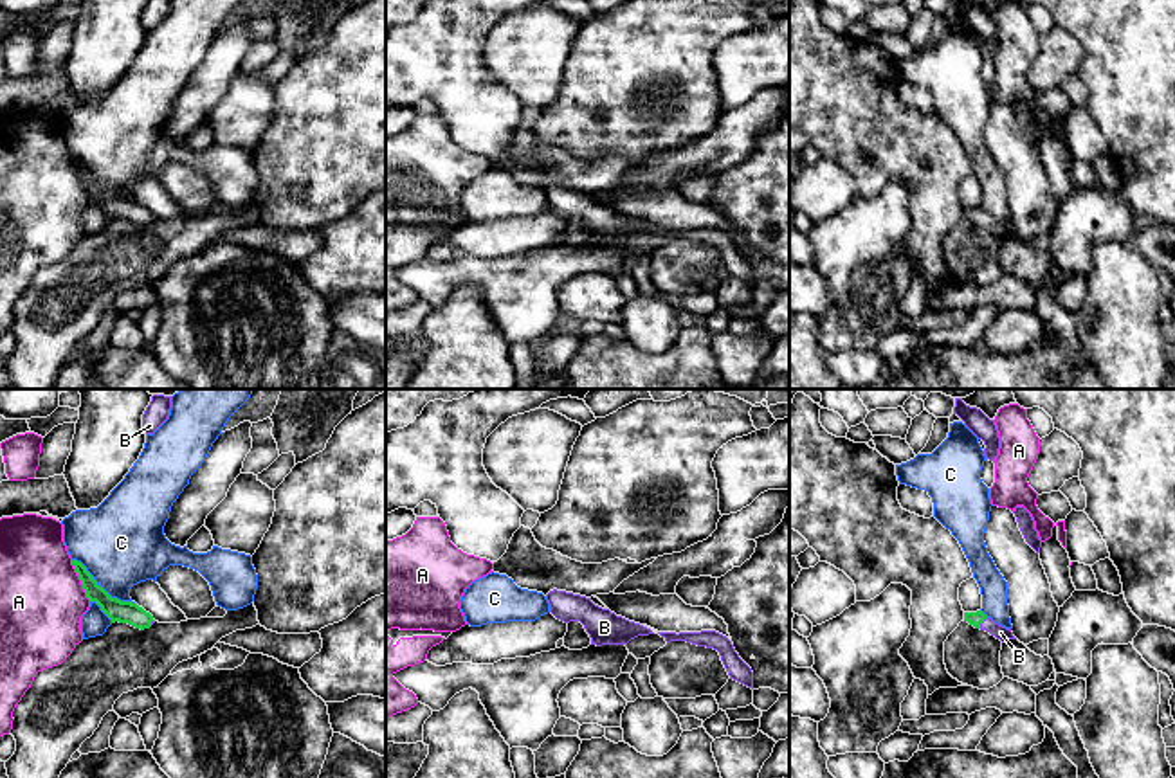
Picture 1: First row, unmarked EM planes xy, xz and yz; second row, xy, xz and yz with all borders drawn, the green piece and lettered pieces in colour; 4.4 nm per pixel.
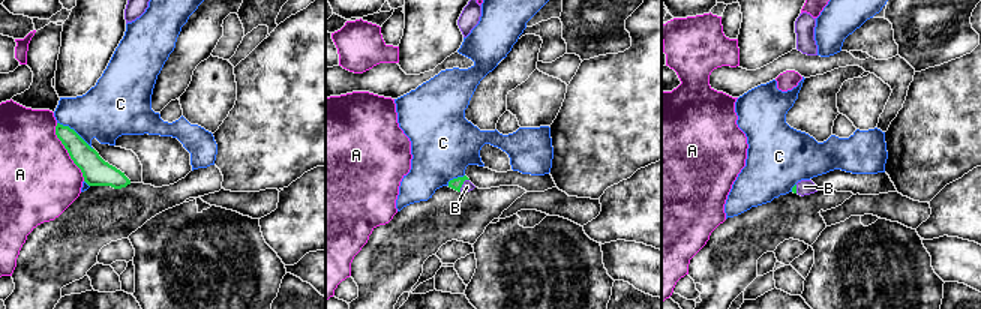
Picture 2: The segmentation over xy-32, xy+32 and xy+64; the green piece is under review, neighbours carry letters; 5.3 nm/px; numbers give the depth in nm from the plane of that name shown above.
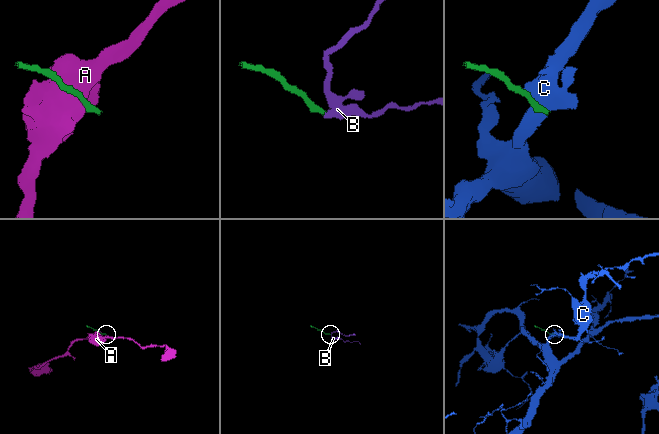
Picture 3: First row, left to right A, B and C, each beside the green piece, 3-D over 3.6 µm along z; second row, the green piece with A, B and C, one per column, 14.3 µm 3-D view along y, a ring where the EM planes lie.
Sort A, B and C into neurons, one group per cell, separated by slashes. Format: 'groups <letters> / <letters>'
groups A / B / C

